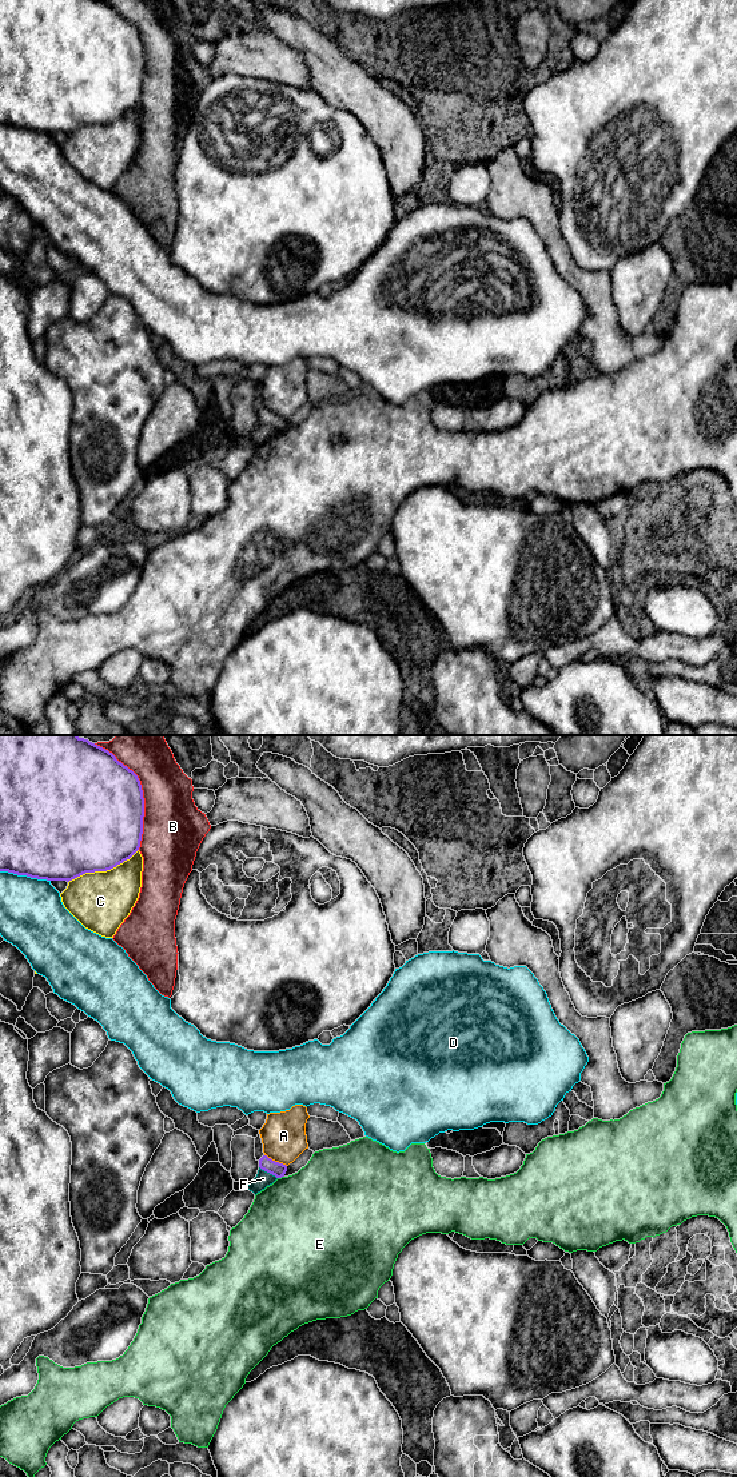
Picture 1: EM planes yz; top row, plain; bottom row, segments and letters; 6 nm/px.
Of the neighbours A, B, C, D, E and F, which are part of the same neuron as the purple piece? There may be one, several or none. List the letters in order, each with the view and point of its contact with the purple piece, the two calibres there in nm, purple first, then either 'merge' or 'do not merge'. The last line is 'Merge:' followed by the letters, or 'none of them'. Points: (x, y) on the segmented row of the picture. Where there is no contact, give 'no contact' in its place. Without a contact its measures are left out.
A: meets purple in yz at (274, 1161); 90 nm thick on the purple side, 280 nm on the other; do not merge
B: meets purple in yz at (142, 791); 500 nm thick on the purple side, 340 nm on the other; do not merge
C: meets purple in yz at (103, 870); 500 nm thick on the purple side, 360 nm on the other; do not merge
D: meets purple in yz at (26, 874); 500 nm thick on the purple side, 380 nm on the other; do not merge
E: meets purple in yz at (281, 1177); 90 nm thick on the purple side, 480 nm on the other; do not merge
F: meets purple in yz at (269, 1172); 90 nm thick on the purple side, 90 nm on the other; do not merge
Merge: none of them

